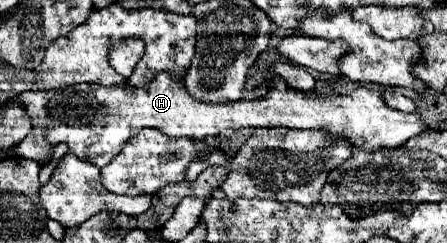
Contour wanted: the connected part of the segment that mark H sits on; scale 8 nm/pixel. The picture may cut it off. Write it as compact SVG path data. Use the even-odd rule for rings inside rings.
M160 73L158 79L154 79L146 87L130 87L130 85L118 85L118 87L104 87L96 83L78 83L70 85L64 89L54 89L54 91L26 91L20 95L22 103L30 111L32 117L32 133L22 141L22 145L16 145L16 155L32 159L40 165L46 165L50 159L52 147L56 143L66 143L74 155L78 155L84 161L90 161L98 167L108 165L118 149L134 137L140 129L144 127L154 127L160 129L162 133L170 137L190 137L190 139L204 139L210 135L222 135L228 129L242 129L242 127L290 127L290 129L326 129L334 137L346 137L352 145L364 147L368 151L374 151L378 147L398 147L404 141L430 131L428 125L422 123L418 113L404 113L396 111L386 105L382 93L378 89L354 89L348 95L328 95L328 97L318 97L318 95L298 95L298 93L288 93L286 91L286 81L278 77L276 87L272 93L268 93L264 99L254 99L254 101L234 101L230 105L204 105L202 101L194 101L184 91L182 79Z

